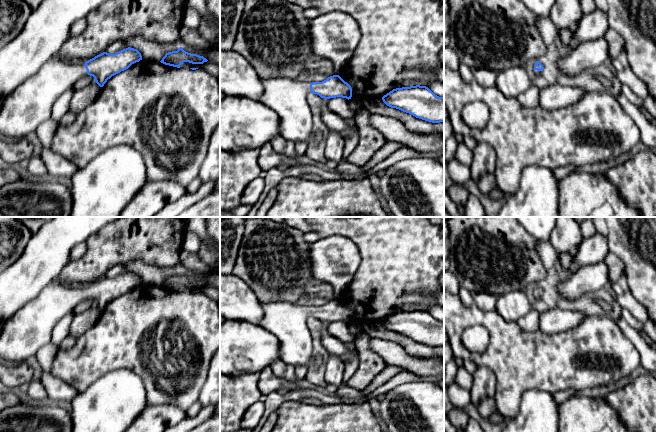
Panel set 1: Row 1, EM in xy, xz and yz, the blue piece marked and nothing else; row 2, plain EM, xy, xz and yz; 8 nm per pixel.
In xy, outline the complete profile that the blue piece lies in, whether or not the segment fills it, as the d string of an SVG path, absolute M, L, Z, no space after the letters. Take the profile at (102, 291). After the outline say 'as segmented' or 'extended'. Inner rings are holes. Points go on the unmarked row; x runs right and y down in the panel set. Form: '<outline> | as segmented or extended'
M131 271L115 278L103 276L84 288L50 283L4 323L0 334L0 361L25 362L51 341L55 325L79 304L90 299L103 311L112 300L140 284L141 277Z | extended

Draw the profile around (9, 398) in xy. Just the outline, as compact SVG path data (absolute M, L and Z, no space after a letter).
M7 390L0 393L0 412L5 408L24 402L26 399L22 397L16 390Z

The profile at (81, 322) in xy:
M92 304L91 308L80 314L75 314L70 325L69 335L78 339L84 332L95 325L101 311Z

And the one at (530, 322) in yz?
M532 308L525 316L517 320L517 324L523 331L533 333L539 330L539 316L540 313Z

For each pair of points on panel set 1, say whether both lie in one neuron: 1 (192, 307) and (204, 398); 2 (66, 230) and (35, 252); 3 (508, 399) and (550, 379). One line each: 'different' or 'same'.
1: different
2: same
3: same

